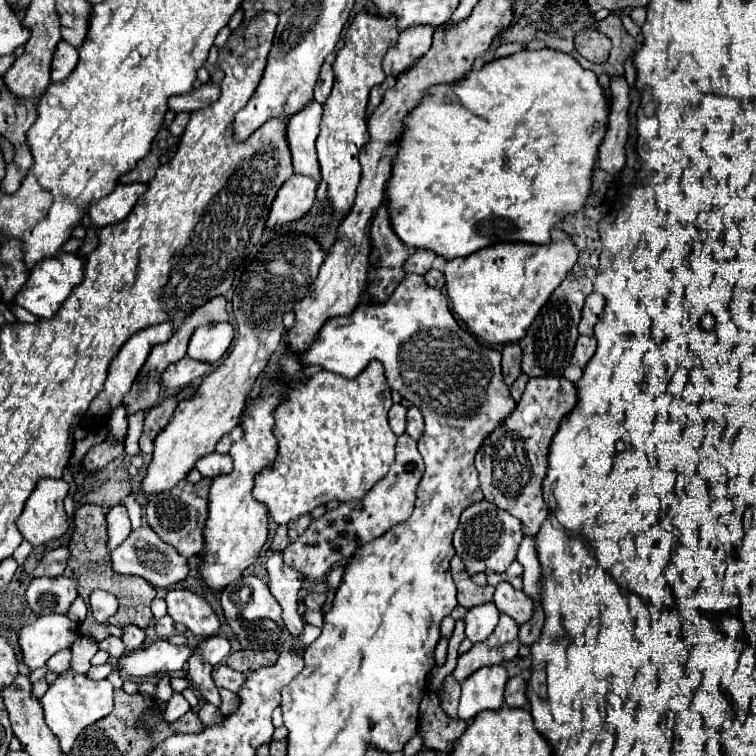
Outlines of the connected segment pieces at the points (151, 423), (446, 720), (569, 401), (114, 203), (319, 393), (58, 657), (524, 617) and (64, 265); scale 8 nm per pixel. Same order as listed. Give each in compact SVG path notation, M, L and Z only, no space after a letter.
M168 397L144 413L144 427L142 427L142 435L140 435L140 451L142 453L154 451L156 433L160 433L160 429L164 429L168 425L176 405L178 405L178 397Z
M428 693L420 703L420 729L422 729L424 747L448 755L454 749L454 743L466 731L466 727L468 727L466 721L448 717L442 711L436 693Z
M564 377L530 379L514 413L484 441L476 455L484 499L518 517L522 521L524 537L536 535L542 521L548 517L548 505L544 503L540 489L548 467L546 455L560 421L574 409L576 401L576 387Z
M130 183L118 185L108 197L90 205L90 217L98 227L106 227L110 223L118 223L126 219L126 215L136 205L138 197L148 189L146 183Z
M372 361L356 379L344 379L330 371L320 371L306 385L288 389L288 399L274 411L274 435L278 439L278 457L272 469L264 469L256 479L254 497L262 501L270 517L278 525L288 525L300 515L312 513L328 501L362 501L364 495L378 483L394 461L396 435L388 425L388 409L392 407L390 387L384 377L384 367Z
M66 649L66 651L60 651L60 653L56 653L54 657L50 657L50 661L48 661L46 665L48 665L50 671L62 673L62 671L66 671L66 669L70 667L70 659L72 659L72 651Z
M508 583L496 585L494 605L500 609L500 613L510 615L518 625L524 625L534 613L532 599L524 591L512 589L512 585L508 585Z
M64 253L64 261L62 257L44 257L32 267L24 289L16 295L16 303L40 319L50 319L70 295L70 289L74 289L84 279L82 269L82 261L72 253Z

